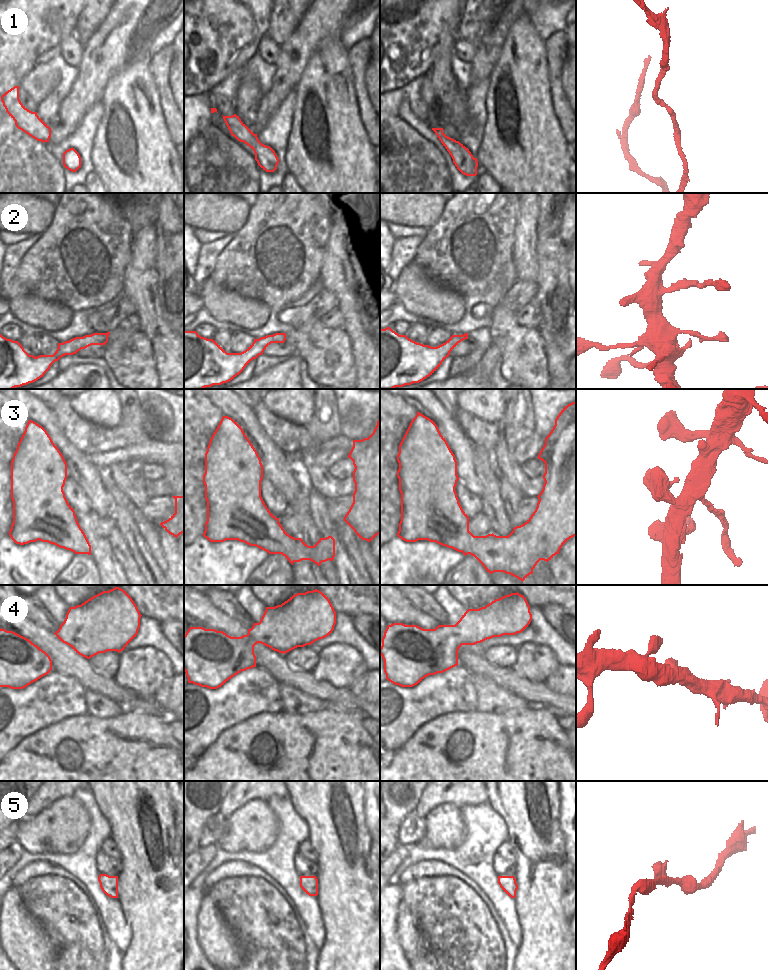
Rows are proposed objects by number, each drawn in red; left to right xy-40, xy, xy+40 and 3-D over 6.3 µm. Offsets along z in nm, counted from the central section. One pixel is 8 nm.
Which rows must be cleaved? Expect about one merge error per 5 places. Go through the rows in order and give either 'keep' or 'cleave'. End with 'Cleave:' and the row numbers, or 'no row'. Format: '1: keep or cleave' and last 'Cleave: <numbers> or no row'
1: keep
2: keep
3: keep
4: keep
5: keep
Cleave: no row

